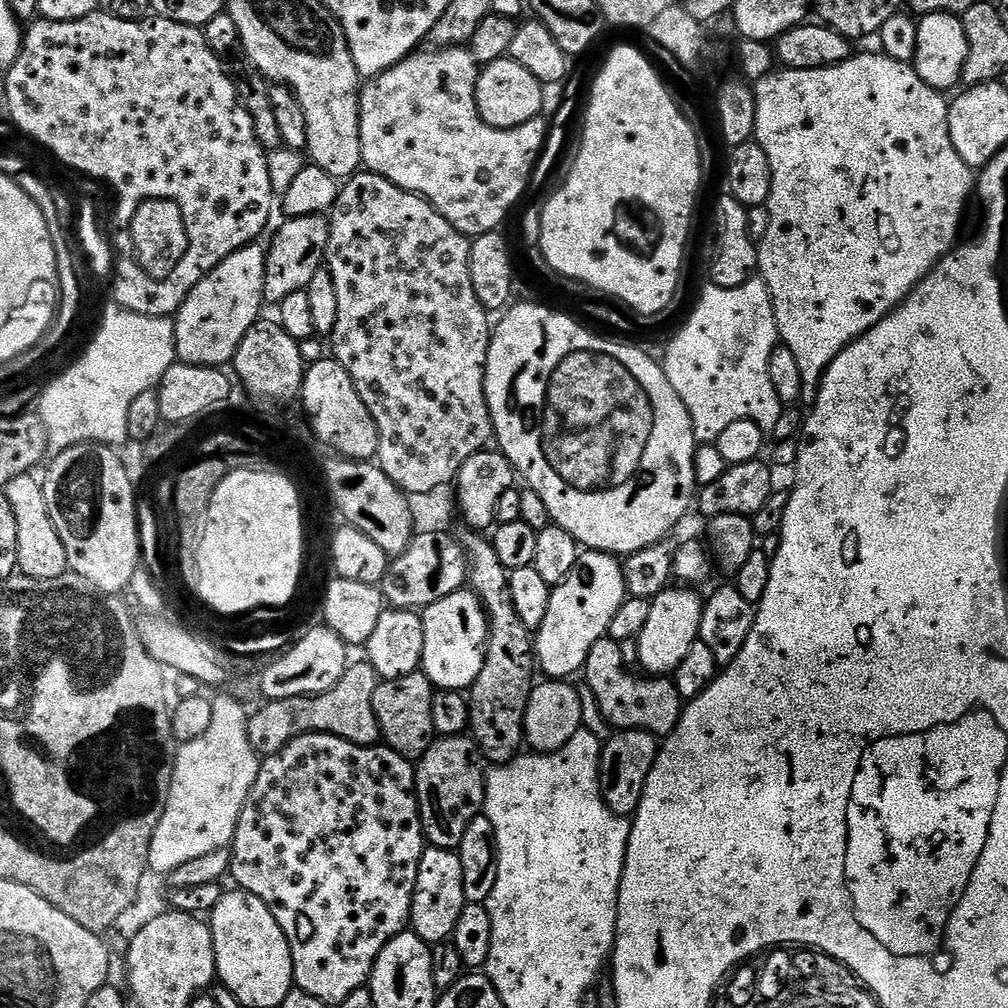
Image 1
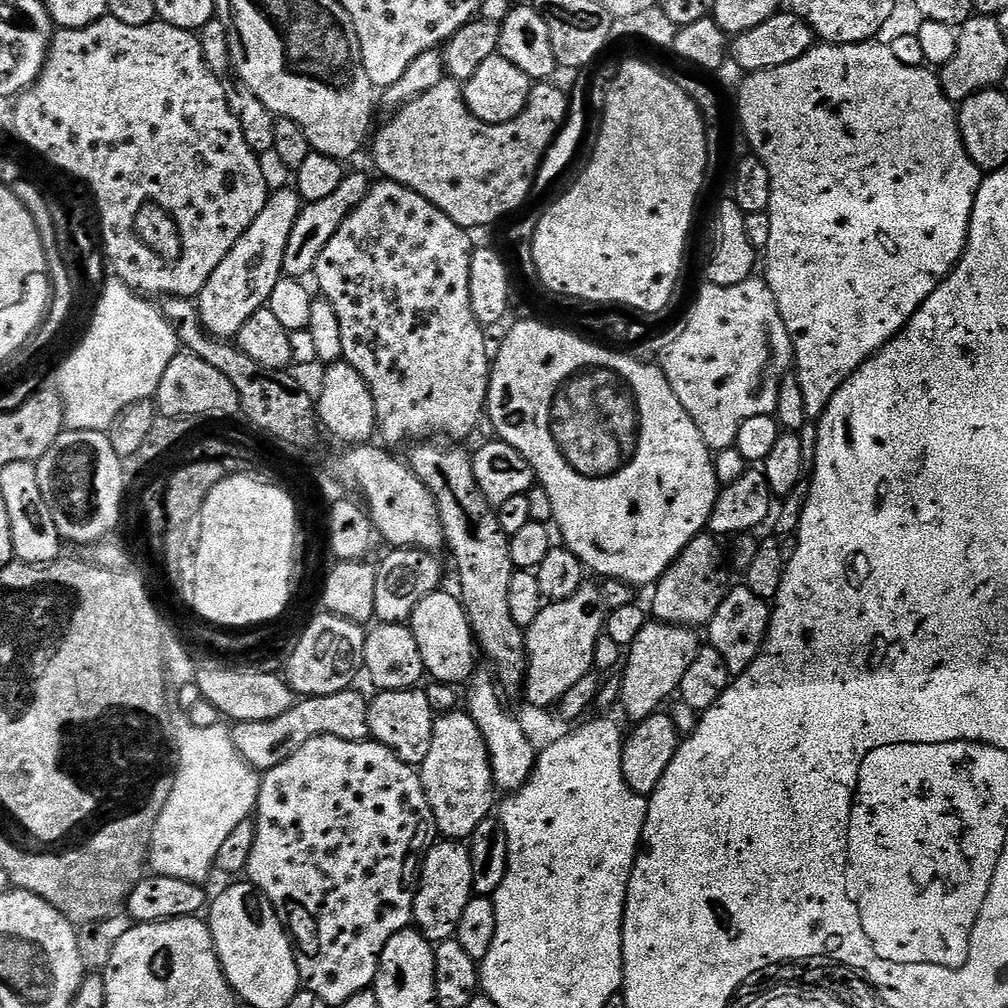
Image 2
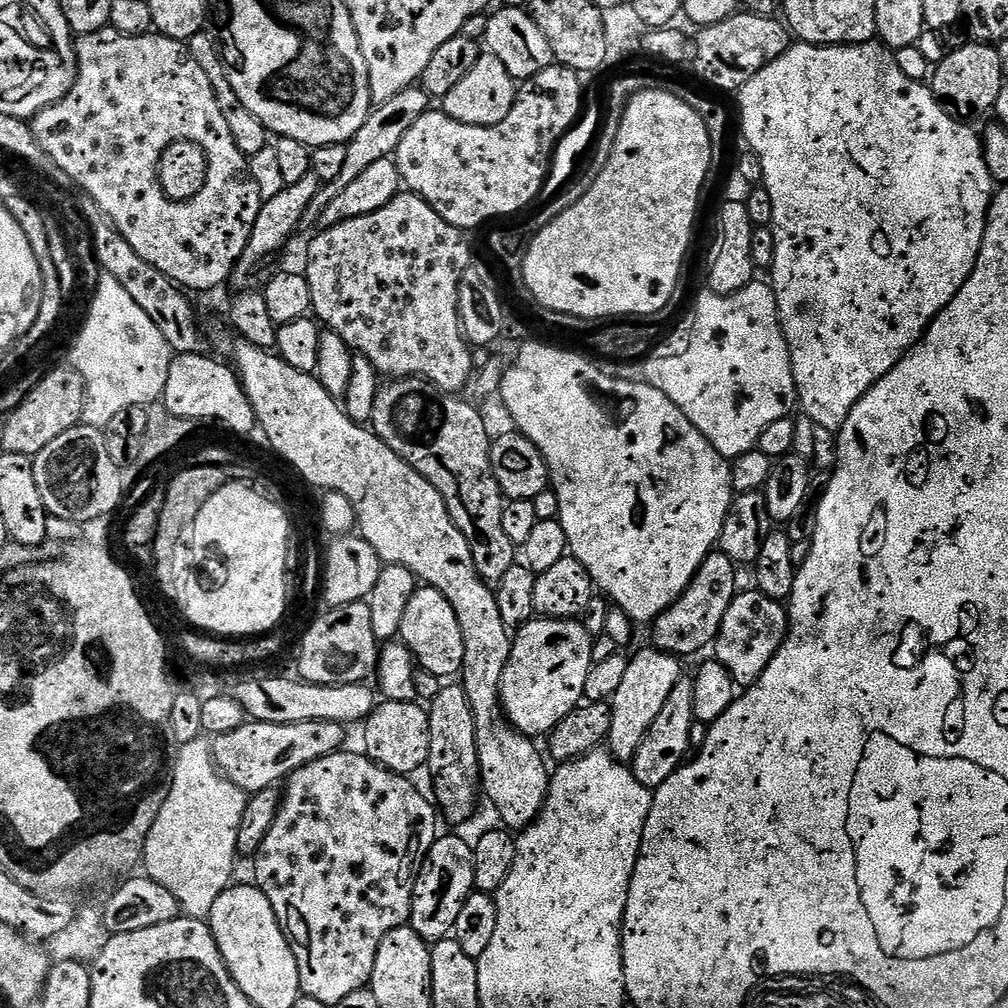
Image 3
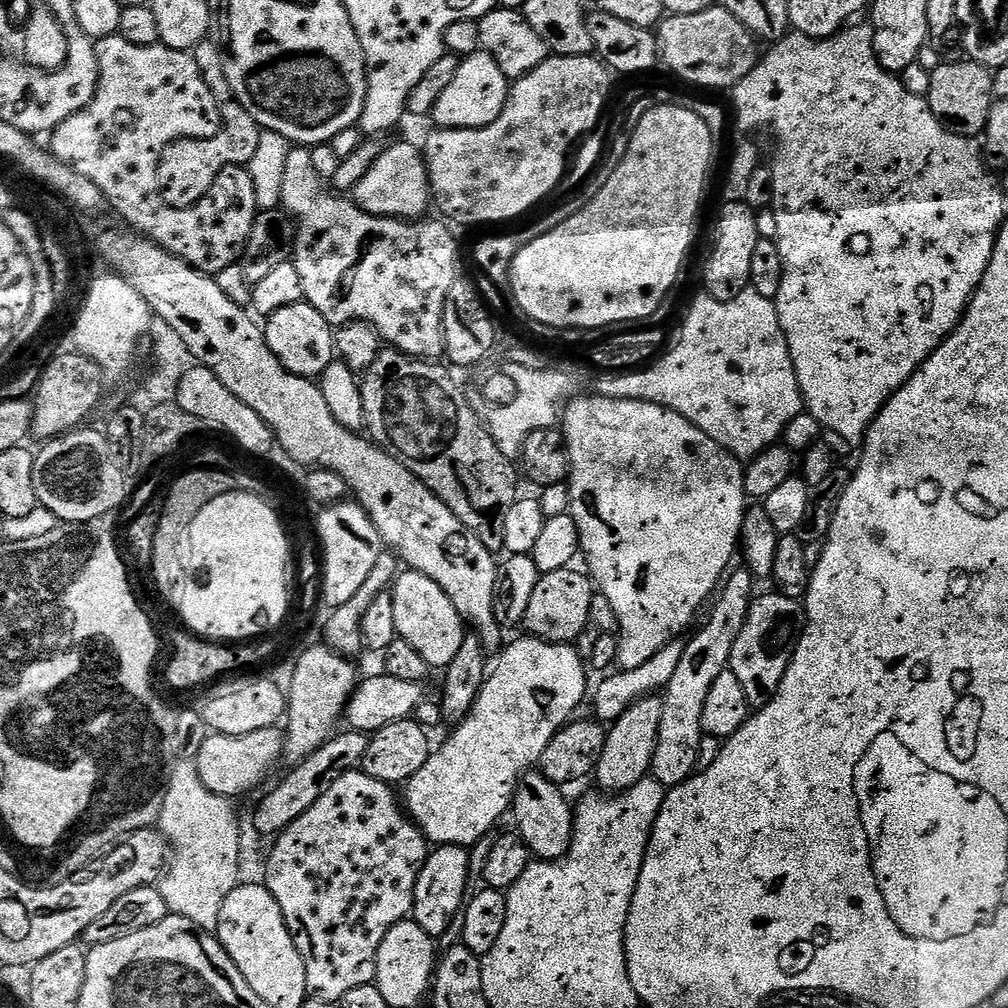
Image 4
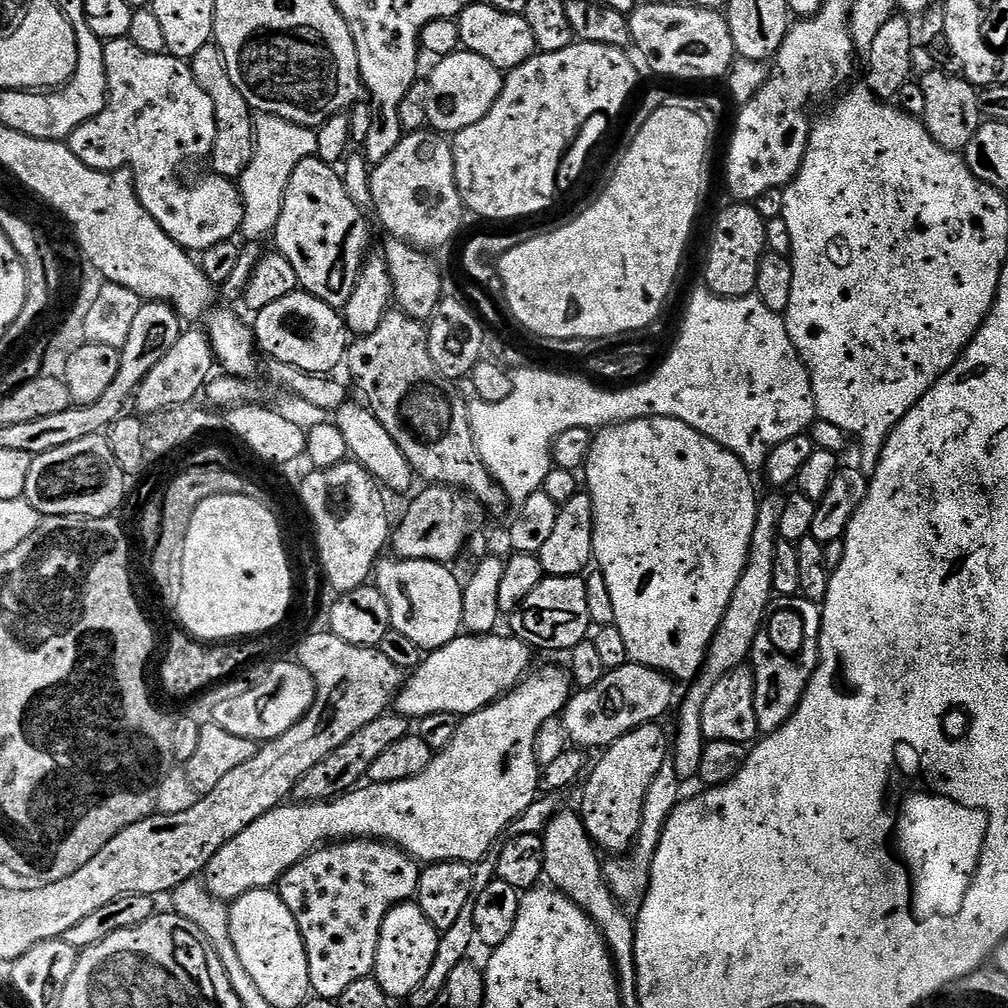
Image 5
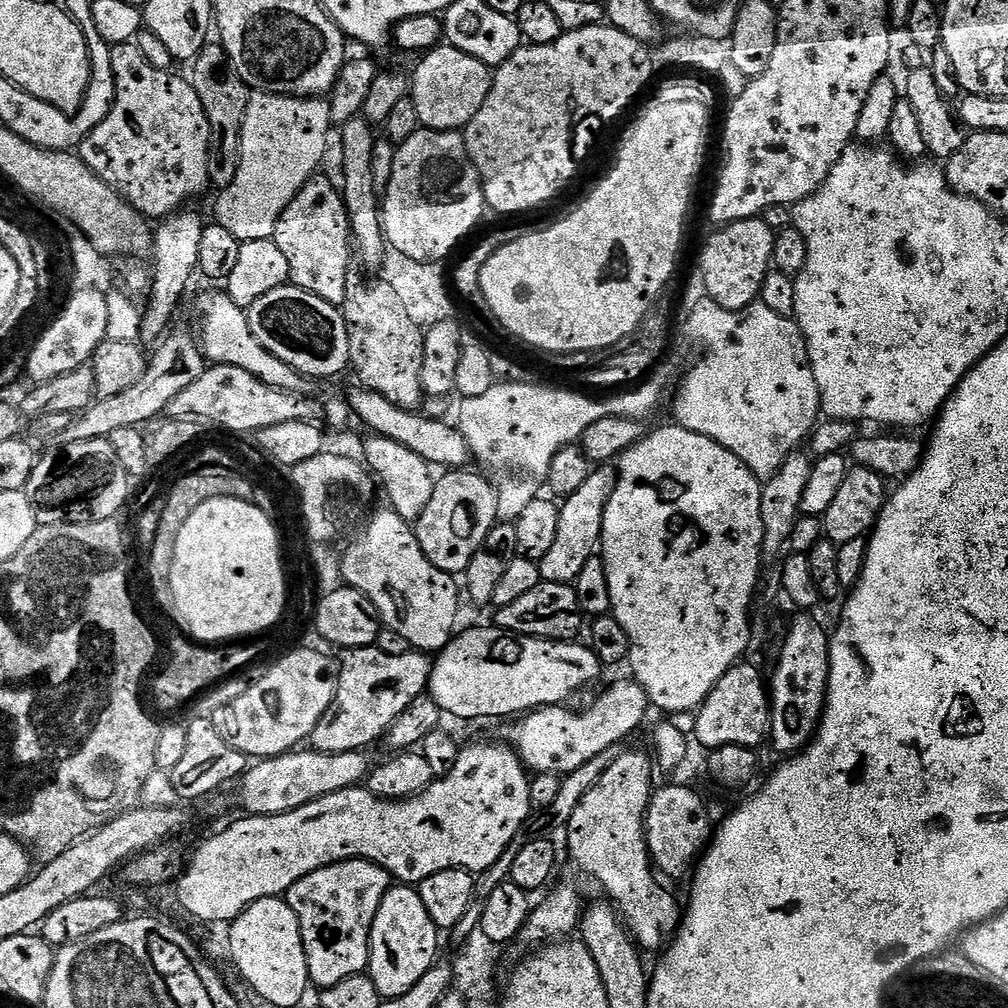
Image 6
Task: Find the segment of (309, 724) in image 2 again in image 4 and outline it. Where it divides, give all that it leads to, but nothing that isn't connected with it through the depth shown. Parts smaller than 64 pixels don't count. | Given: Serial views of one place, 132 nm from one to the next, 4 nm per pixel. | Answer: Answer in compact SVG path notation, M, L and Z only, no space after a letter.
M279 727L250 734L210 734L198 750L194 767L202 786L219 796L237 798L252 792L284 760L285 733Z

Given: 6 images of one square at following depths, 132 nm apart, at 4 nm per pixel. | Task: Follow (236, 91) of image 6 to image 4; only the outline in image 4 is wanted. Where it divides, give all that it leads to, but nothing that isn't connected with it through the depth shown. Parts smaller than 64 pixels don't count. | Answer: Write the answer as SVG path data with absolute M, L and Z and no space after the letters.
M206 38L196 45L194 55L198 70L204 75L206 86L216 99L220 111L220 132L208 140L175 140L160 156L158 166L158 190L160 197L172 208L193 208L214 186L218 174L230 166L247 166L258 151L260 123L236 101L234 90L224 73L224 57L217 41Z

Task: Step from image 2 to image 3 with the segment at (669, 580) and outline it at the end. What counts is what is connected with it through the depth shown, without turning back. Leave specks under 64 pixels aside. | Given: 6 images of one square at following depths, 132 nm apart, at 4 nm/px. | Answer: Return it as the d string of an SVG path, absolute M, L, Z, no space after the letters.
M713 550L705 558L688 589L651 625L651 643L661 652L671 652L677 658L692 656L695 652L702 651L707 644L708 647L715 645L722 618L726 618L730 602L738 595L736 572L738 565L725 552Z

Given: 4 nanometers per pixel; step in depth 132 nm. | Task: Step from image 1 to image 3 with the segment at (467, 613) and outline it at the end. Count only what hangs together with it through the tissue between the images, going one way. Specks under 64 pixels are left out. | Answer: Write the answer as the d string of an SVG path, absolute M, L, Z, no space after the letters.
M417 587L401 620L399 639L412 652L421 669L441 678L456 678L464 666L464 643L458 618L450 602L436 588Z

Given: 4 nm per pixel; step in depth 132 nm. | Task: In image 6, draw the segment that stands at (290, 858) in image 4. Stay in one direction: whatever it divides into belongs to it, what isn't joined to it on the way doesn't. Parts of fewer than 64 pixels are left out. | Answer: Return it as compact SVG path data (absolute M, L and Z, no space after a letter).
M343 860L314 870L290 886L286 899L302 930L308 979L317 989L329 988L367 969L374 918L393 884L393 877L382 866L368 860Z

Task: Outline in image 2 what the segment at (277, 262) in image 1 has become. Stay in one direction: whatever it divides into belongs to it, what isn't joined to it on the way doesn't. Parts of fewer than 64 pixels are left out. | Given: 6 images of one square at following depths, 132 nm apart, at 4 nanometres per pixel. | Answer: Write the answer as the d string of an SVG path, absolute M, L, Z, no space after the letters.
M350 171L343 177L341 185L334 194L323 198L322 201L305 203L300 210L300 216L294 223L294 230L290 234L290 240L286 246L286 256L283 268L283 275L288 278L308 278L316 271L318 254L326 250L326 242L338 234L338 226L346 222L346 218L366 198L370 180L367 180L360 172Z

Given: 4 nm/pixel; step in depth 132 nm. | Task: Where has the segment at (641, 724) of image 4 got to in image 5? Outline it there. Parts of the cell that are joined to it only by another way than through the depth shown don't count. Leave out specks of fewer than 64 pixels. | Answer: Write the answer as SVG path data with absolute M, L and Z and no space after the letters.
M659 723L643 724L618 738L618 742L603 749L601 756L604 757L593 768L591 765L583 781L584 793L580 796L578 815L601 853L627 853L640 835L648 791L662 766L670 760L670 740L664 737L660 727Z

